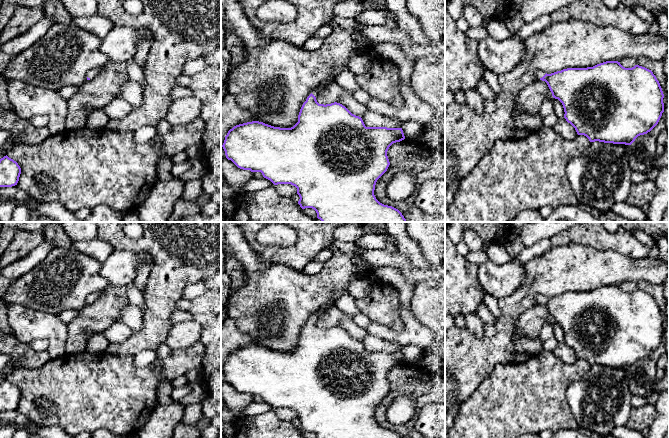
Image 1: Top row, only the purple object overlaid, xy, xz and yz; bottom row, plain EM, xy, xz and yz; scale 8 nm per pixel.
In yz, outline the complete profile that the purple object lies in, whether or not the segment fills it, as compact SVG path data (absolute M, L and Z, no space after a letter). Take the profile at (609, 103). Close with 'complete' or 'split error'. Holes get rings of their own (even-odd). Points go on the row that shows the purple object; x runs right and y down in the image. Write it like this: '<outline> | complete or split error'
M606 61L593 67L567 68L551 74L536 72L536 77L545 81L553 98L562 103L566 121L590 142L631 145L638 136L650 132L664 112L664 94L659 81L651 70L639 65L625 68L618 61Z | split error

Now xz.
M331 76L312 91L300 109L298 122L291 128L274 127L259 121L247 122L234 126L228 131L222 145L226 158L231 160L240 169L250 170L251 172L261 172L263 177L270 180L274 185L291 184L295 186L297 188L297 194L300 197L298 201L300 207L302 209L314 209L317 213L317 218L322 222L407 222L398 209L380 203L374 195L377 180L387 171L390 165L387 156L389 147L393 143L400 142L405 139L402 128L366 127L361 117L352 114L340 103L334 102L326 105L319 104L316 100L319 91L326 84L335 81L335 79L336 78L334 76Z | split error

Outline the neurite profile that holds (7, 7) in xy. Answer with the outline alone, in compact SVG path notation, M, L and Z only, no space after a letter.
M0 0L0 35L18 7L44 8L49 0Z

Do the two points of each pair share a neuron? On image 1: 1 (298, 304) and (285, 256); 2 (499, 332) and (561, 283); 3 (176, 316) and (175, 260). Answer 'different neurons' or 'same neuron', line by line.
1: different neurons
2: same neuron
3: different neurons

